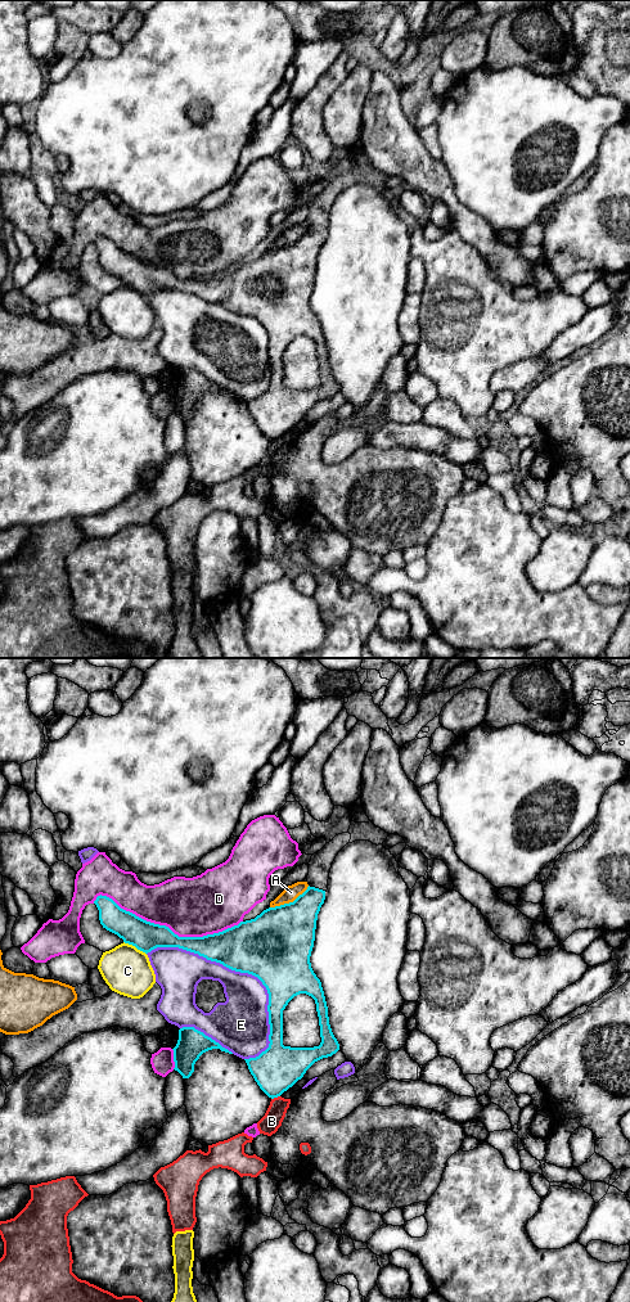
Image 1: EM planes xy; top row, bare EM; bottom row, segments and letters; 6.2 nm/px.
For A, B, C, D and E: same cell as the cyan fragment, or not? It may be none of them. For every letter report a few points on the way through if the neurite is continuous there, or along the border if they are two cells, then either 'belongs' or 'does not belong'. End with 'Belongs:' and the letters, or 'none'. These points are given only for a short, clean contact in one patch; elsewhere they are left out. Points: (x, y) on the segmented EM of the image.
A: does not belong
B: along xy (279, 1095), (271, 1099) | does not belong
C: does not belong
D: does not belong
E: does not belong
Belongs: none

